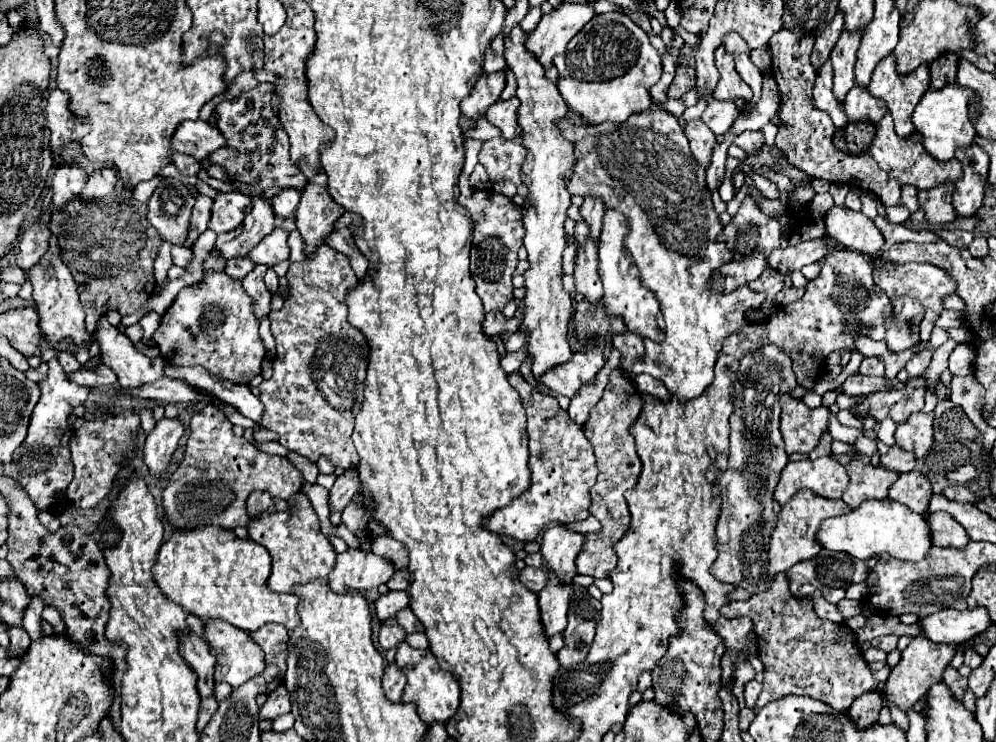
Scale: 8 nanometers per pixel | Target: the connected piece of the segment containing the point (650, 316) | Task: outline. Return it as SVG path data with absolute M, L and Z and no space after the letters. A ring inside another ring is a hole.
M605 211L603 219L603 231L599 237L599 275L605 287L603 295L603 305L605 305L605 315L607 317L621 317L627 325L629 331L641 335L641 339L651 339L655 343L663 343L665 331L659 329L655 315L659 313L659 303L653 297L649 289L645 289L639 281L639 271L629 255L629 251L623 245L613 245L613 243L623 243L623 237L627 235L627 221L623 215L617 211Z

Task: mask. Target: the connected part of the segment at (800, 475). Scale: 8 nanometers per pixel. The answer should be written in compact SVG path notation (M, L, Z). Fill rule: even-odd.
M819 457L815 461L803 459L795 463L789 461L775 487L775 499L779 505L785 505L801 489L809 489L827 499L841 499L847 485L849 477L845 467L831 457Z

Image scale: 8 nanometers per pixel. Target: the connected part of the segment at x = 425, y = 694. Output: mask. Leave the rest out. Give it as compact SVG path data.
M403 641L397 647L395 665L407 677L407 685L405 685L405 691L403 691L403 703L415 703L417 715L421 715L421 721L425 721L425 723L433 723L433 721L445 723L449 717L455 715L455 711L459 707L459 683L449 671L441 669L441 665L437 663L437 657L429 649L427 651L413 649L409 643Z

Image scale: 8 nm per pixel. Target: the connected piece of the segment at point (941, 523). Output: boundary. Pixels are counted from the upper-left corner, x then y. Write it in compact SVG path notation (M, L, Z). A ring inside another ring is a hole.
M937 511L937 513L931 513L927 519L933 529L933 545L961 549L967 543L971 543L967 531L949 513Z

